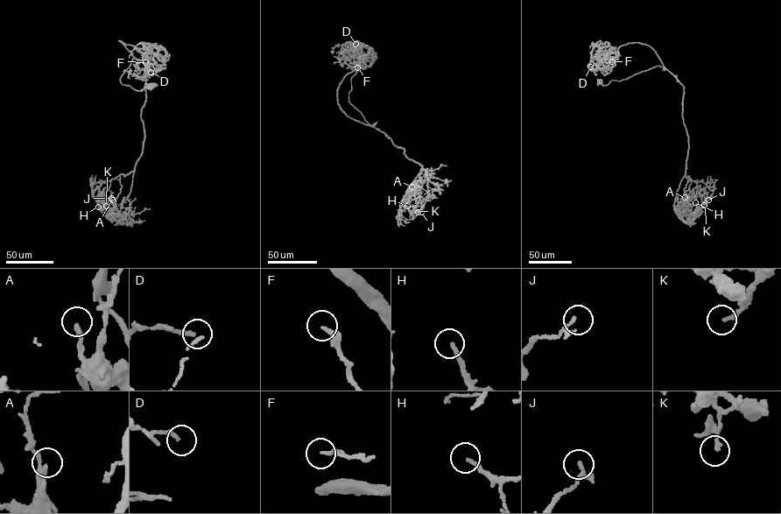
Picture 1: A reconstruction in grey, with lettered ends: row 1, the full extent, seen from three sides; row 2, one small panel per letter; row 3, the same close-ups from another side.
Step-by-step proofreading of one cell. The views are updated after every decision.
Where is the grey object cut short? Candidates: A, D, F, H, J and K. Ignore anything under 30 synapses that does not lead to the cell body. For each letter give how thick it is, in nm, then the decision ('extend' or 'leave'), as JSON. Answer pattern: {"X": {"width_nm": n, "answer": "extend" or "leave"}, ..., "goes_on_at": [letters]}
{"A": {"width_nm": 200, "answer": "leave"}, "D": {"width_nm": 200, "answer": "leave"}, "F": {"width_nm": 200, "answer": "extend"}, "H": {"width_nm": 200, "answer": "extend"}, "J": {"width_nm": 100, "answer": "leave"}, "K": {"width_nm": 200, "answer": "leave"}, "goes_on_at": ["F", "H"]}

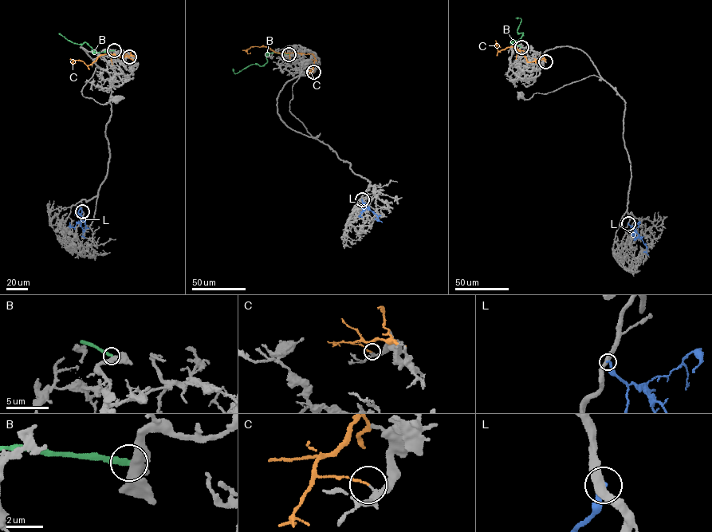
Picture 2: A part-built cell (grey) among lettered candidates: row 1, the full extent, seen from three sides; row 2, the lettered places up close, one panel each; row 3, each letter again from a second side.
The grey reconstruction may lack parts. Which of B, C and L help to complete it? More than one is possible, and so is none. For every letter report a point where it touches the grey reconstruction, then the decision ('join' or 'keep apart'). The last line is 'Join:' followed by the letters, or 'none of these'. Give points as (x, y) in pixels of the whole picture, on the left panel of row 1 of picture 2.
B: (114, 50) | keep apart
C: (129, 57) | keep apart
L: (82, 211) | keep apart
Join: none of these

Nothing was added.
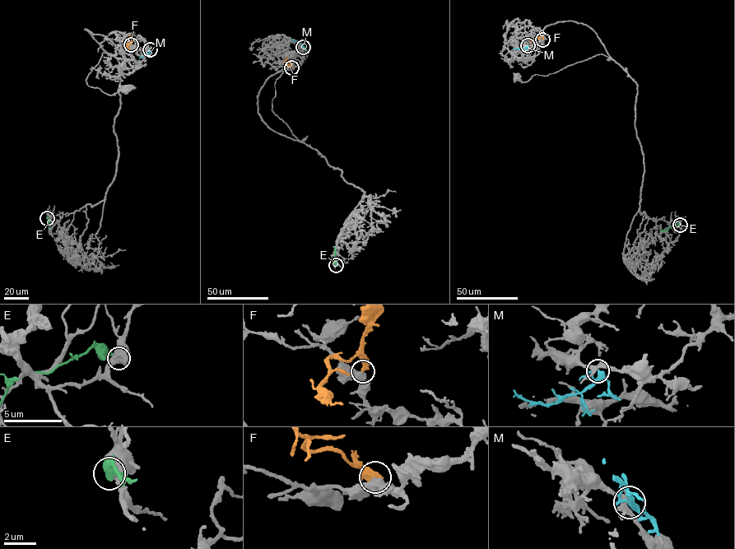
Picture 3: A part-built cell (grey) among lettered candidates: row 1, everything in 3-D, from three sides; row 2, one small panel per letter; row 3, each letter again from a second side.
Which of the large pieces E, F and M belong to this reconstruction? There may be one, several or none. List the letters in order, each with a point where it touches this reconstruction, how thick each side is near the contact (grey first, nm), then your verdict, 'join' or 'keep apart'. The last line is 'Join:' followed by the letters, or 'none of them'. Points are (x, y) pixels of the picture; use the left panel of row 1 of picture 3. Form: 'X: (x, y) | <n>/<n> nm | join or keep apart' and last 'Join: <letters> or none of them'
E: (47, 218) | 550/240 nm | keep apart
F: (131, 44) | 460/380 nm | join
M: (150, 49) | 280/280 nm | keep apart
Join: F

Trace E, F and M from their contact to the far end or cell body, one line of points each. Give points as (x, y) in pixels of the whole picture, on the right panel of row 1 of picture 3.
E: (680, 225), (660, 230)
F: (542, 39), (538, 37), (529, 42)
M: (527, 45), (523, 49), (512, 48)

